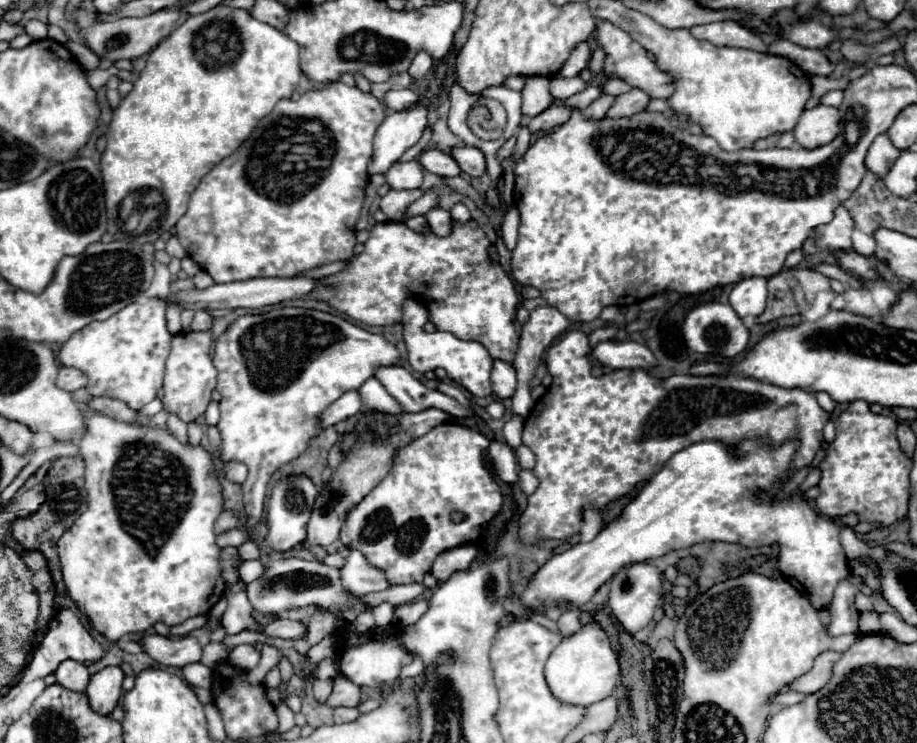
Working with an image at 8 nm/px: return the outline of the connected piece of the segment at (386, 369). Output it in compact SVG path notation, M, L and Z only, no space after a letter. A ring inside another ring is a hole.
M379 366L375 370L375 378L387 388L391 396L405 408L405 412L421 412L427 408L439 408L443 412L453 414L455 418L473 418L477 416L473 408L459 404L455 398L441 394L439 390L427 388L421 380L417 380L411 372L401 366Z

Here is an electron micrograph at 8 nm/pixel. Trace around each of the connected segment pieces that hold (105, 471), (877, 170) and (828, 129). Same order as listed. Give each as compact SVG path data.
M83 410L83 416L85 434L79 448L85 460L89 506L61 536L61 542L57 542L61 576L69 598L89 618L91 626L111 642L117 642L125 634L143 634L157 622L175 626L191 616L207 614L217 604L219 592L223 596L225 590L219 572L219 548L213 534L213 522L223 512L223 496L221 484L211 478L211 454L201 446L183 446L167 430L123 424L89 410Z
M879 134L869 148L869 154L865 156L865 166L869 172L877 174L877 178L885 178L885 174L889 172L889 166L893 166L899 154L901 150L897 150L891 144L887 134Z
M819 104L811 110L805 110L793 130L795 142L805 150L813 150L817 146L829 144L841 132L839 122L841 118L837 108Z

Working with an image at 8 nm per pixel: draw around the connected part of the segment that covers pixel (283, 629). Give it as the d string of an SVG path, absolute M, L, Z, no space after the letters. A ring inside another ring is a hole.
M275 618L269 626L265 626L265 634L273 638L287 638L287 640L299 640L307 634L305 622L293 622L285 618Z

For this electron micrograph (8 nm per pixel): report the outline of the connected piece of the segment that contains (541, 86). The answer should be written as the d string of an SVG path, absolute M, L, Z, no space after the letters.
M543 76L527 78L521 94L523 94L523 116L529 118L545 112L553 100L553 96L549 94L549 78Z

